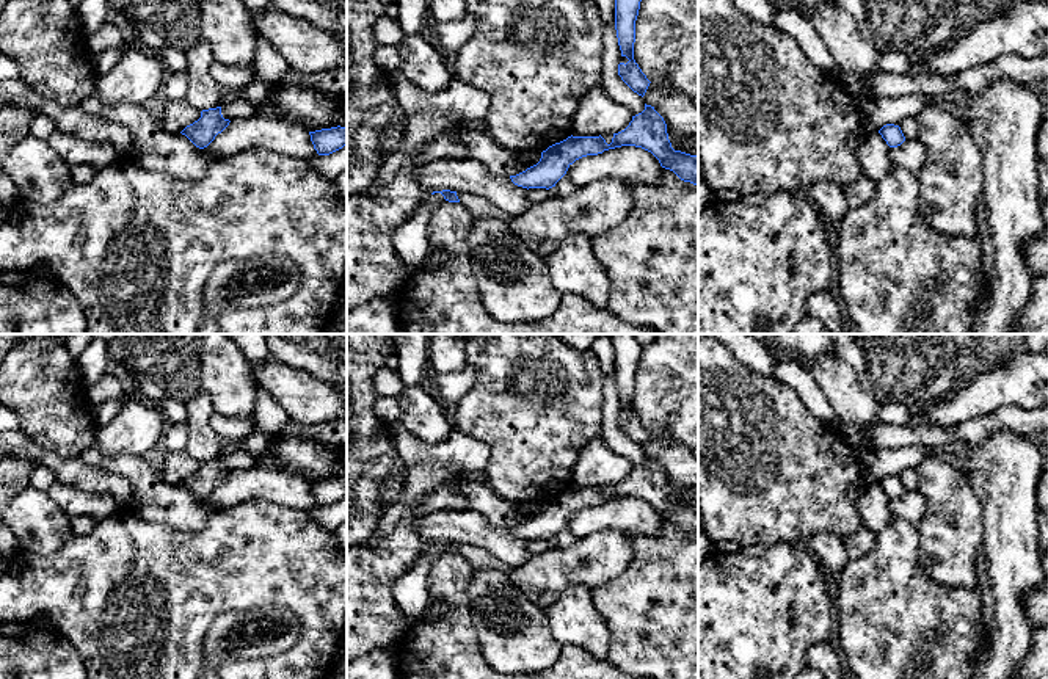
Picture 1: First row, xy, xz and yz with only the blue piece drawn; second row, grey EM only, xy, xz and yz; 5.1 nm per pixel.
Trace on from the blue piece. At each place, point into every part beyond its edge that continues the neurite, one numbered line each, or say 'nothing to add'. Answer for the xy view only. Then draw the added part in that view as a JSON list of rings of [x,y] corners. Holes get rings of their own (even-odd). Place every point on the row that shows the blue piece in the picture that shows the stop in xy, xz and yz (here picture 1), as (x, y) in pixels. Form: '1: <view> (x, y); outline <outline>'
nothing to add

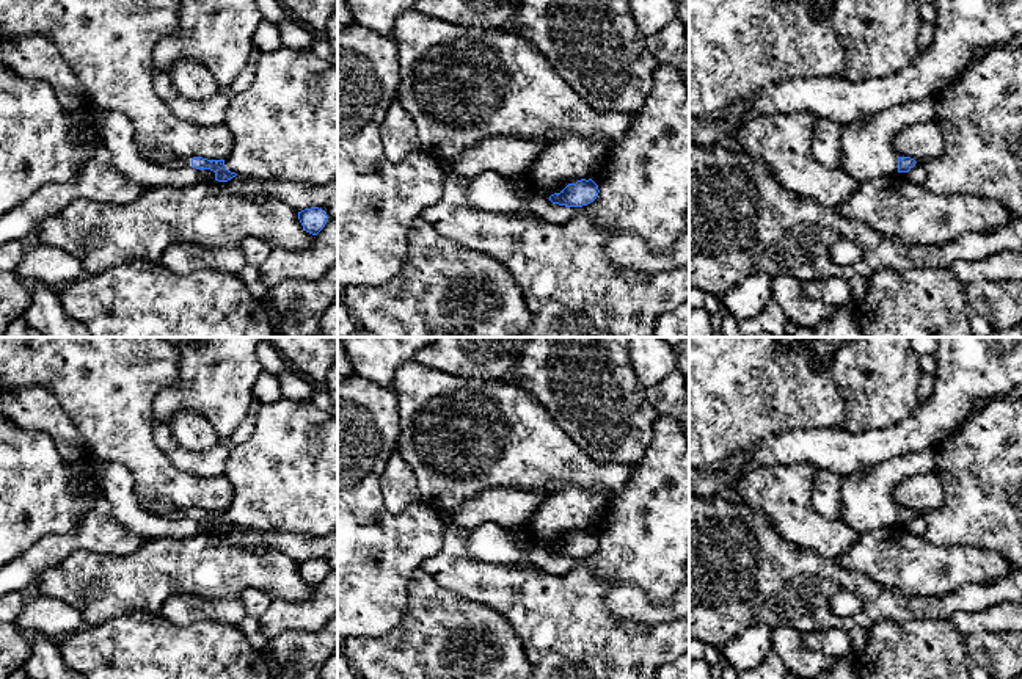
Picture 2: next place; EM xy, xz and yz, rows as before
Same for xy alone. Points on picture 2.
1: xy (162, 156); outline [[[137,143],[137,147],[141,157],[160,166],[171,168],[171,169],[192,166],[193,157],[177,157],[168,147],[151,147],[138,143]]]

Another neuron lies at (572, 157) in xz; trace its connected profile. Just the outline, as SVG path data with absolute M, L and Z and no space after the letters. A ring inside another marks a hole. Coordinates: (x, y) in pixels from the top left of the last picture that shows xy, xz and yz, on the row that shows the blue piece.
M564 136L545 146L529 169L535 190L545 196L557 193L568 182L592 179L601 168L609 144L593 136Z

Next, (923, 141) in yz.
M936 121L914 124L893 138L893 149L900 157L911 157L923 163L942 155L945 136Z

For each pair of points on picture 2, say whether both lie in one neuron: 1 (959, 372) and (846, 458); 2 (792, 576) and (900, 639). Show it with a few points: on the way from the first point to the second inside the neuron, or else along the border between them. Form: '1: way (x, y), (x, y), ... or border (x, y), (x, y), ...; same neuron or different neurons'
1: way (942, 403), (911, 435), (878, 446); same neuron
2: border (912, 618), (906, 621), (881, 620), (868, 629); different neurons

